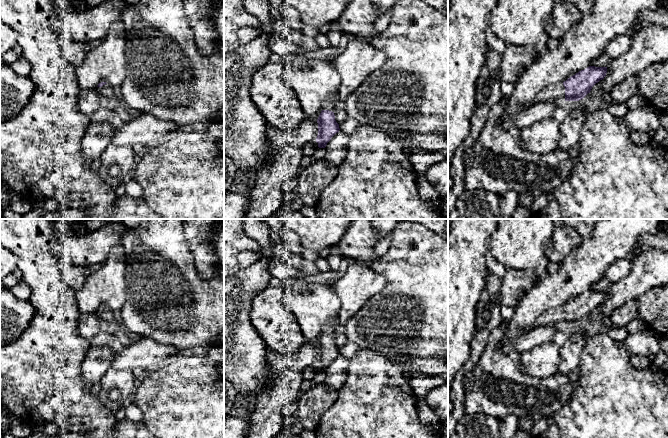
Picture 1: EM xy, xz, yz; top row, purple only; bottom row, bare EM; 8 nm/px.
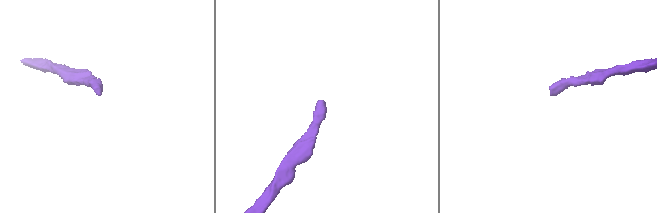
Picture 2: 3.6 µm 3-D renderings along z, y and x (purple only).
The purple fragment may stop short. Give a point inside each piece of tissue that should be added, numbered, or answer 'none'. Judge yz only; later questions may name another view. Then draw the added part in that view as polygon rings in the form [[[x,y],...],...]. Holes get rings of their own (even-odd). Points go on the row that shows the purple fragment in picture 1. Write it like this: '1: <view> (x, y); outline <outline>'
1: yz (556, 91); outline [[[563,82],[552,84],[543,88],[534,98],[534,103],[550,100],[565,101],[565,87]]]

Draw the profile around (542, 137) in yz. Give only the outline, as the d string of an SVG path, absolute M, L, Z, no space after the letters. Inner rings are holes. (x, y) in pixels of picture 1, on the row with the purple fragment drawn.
M553 117L520 130L521 143L527 150L537 154L557 150L560 137L560 124Z

